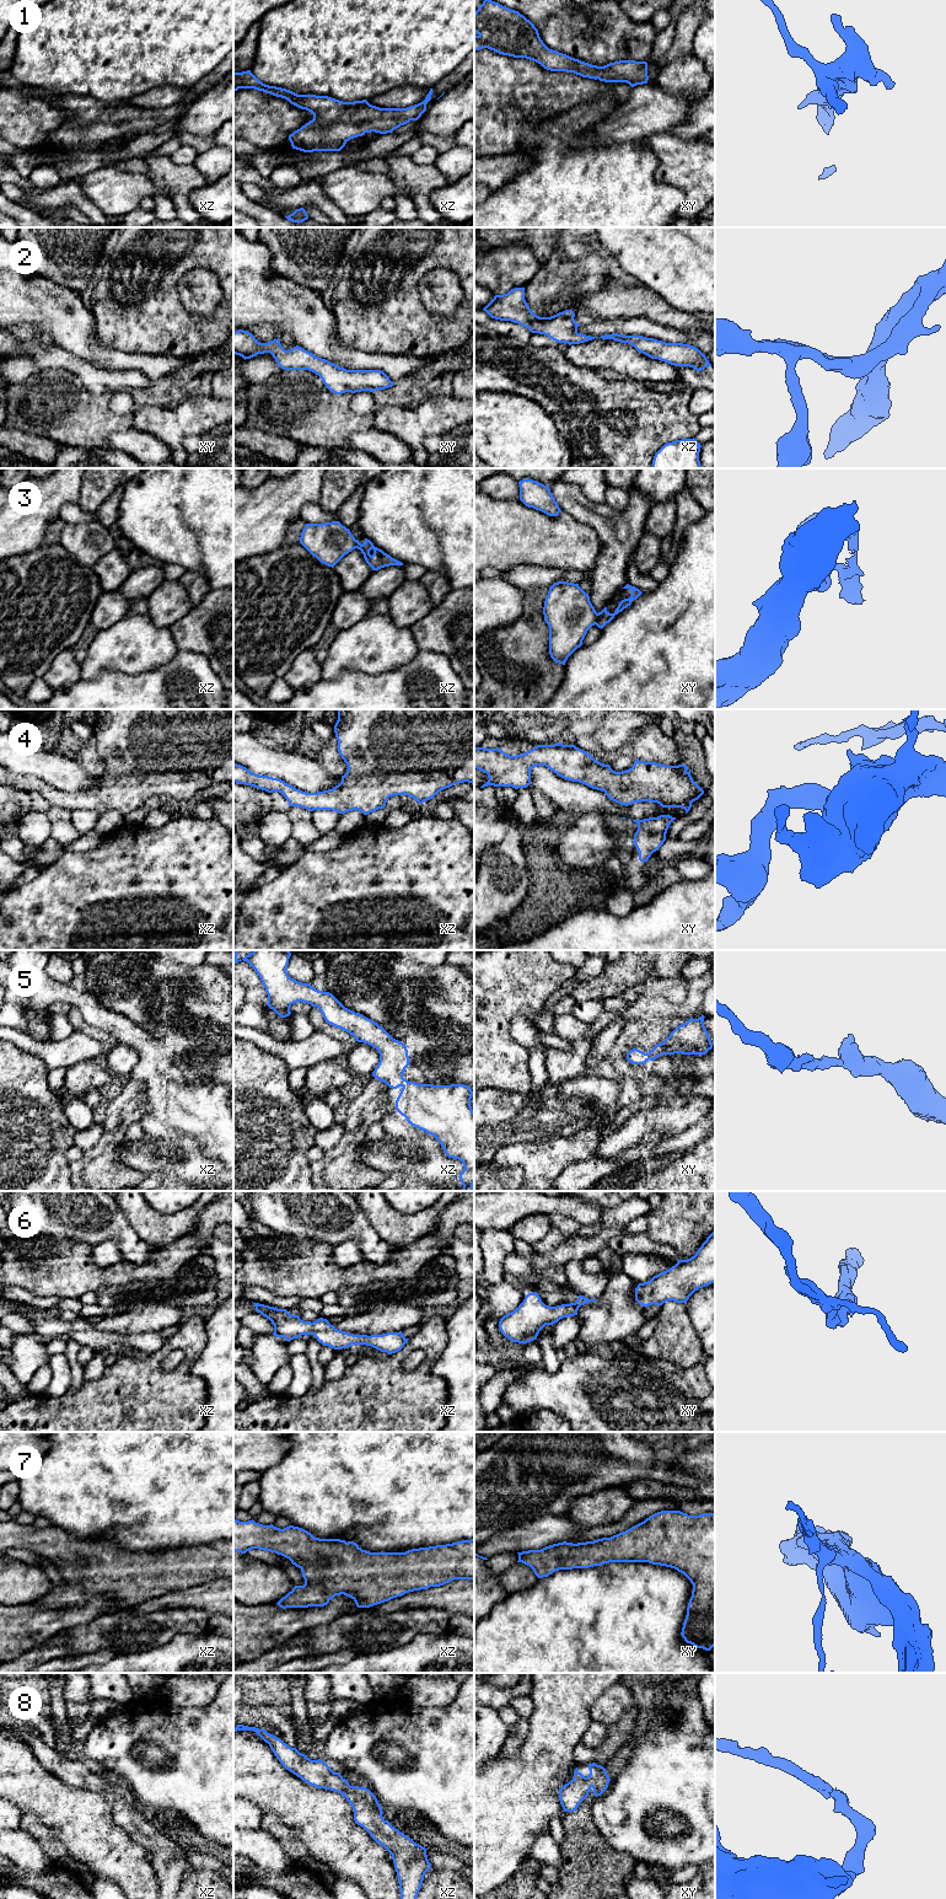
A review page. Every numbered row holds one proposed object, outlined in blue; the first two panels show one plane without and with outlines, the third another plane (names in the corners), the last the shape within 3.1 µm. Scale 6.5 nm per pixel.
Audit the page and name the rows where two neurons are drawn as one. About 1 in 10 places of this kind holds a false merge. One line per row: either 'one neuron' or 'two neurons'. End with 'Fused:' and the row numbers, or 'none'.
1: one neuron
2: one neuron
3: two neurons
4: one neuron
5: one neuron
6: one neuron
7: one neuron
8: one neuron
Fused: 3

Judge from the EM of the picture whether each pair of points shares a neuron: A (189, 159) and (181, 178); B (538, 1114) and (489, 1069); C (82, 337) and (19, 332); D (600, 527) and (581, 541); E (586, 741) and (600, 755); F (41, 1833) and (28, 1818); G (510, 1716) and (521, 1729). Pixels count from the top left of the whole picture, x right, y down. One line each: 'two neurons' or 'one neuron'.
A: two neurons
B: two neurons
C: two neurons
D: two neurons
E: one neuron
F: one neuron
G: two neurons

